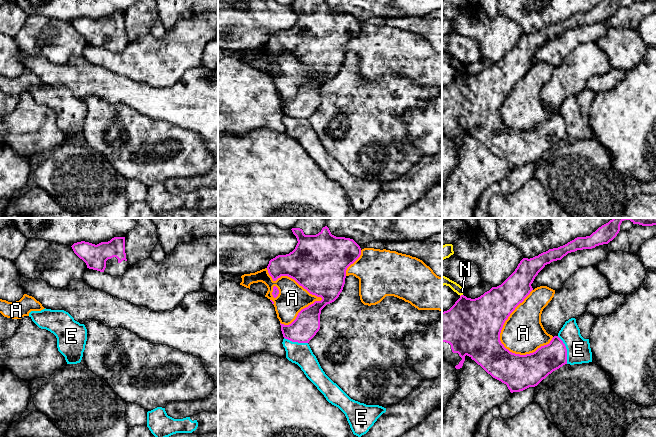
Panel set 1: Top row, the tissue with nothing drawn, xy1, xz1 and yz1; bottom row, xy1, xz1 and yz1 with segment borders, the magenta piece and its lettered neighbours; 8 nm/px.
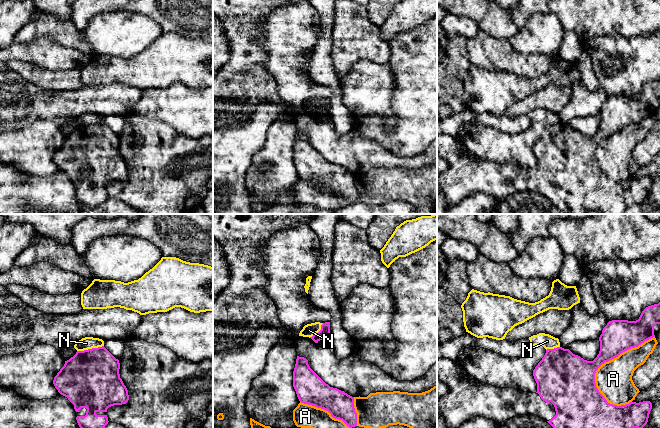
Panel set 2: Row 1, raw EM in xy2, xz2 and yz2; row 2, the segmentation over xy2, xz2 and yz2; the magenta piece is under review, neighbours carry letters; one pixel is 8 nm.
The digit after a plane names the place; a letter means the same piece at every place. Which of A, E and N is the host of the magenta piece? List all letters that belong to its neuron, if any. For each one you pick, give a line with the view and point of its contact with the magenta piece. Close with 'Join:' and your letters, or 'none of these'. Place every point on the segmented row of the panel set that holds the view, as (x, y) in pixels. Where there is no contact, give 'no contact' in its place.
Join: none of these

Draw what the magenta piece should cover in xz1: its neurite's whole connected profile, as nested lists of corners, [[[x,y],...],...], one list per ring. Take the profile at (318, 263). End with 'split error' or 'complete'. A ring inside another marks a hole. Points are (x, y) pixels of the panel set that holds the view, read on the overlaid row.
[[[299,218],[291,229],[298,241],[295,249],[271,259],[267,266],[273,281],[288,276],[310,294],[322,298],[302,309],[291,324],[280,323],[283,337],[292,342],[309,343],[316,335],[321,310],[339,297],[347,268],[361,255],[353,239],[331,234],[326,219]]] | split error

